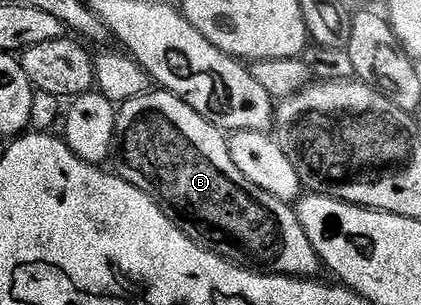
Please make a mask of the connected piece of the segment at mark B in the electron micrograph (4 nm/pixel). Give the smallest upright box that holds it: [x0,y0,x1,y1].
[114,88,322,278]

